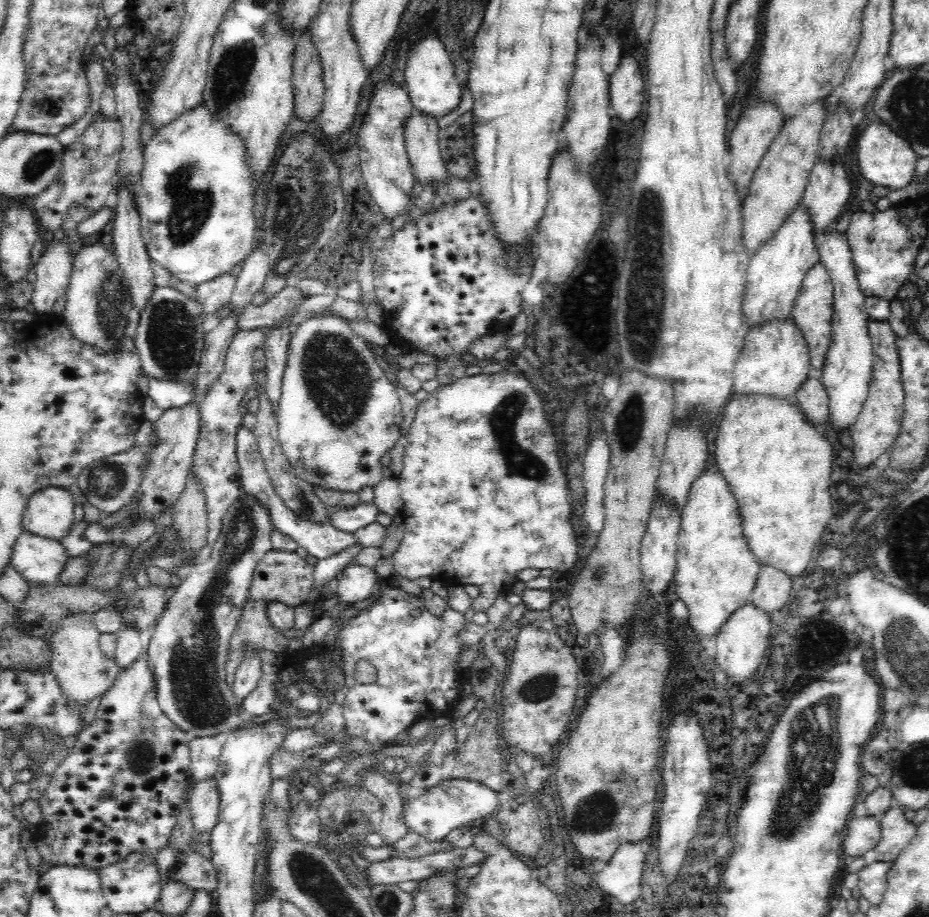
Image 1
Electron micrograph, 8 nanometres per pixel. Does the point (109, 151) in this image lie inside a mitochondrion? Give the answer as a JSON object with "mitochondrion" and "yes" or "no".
{"mitochondrion":"no"}

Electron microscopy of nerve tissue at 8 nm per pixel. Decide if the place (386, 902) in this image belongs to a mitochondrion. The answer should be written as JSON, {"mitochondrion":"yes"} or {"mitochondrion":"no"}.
{"mitochondrion":"yes"}

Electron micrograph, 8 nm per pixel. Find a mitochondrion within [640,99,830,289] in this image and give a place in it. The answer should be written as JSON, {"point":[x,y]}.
{"point":[655,212]}

